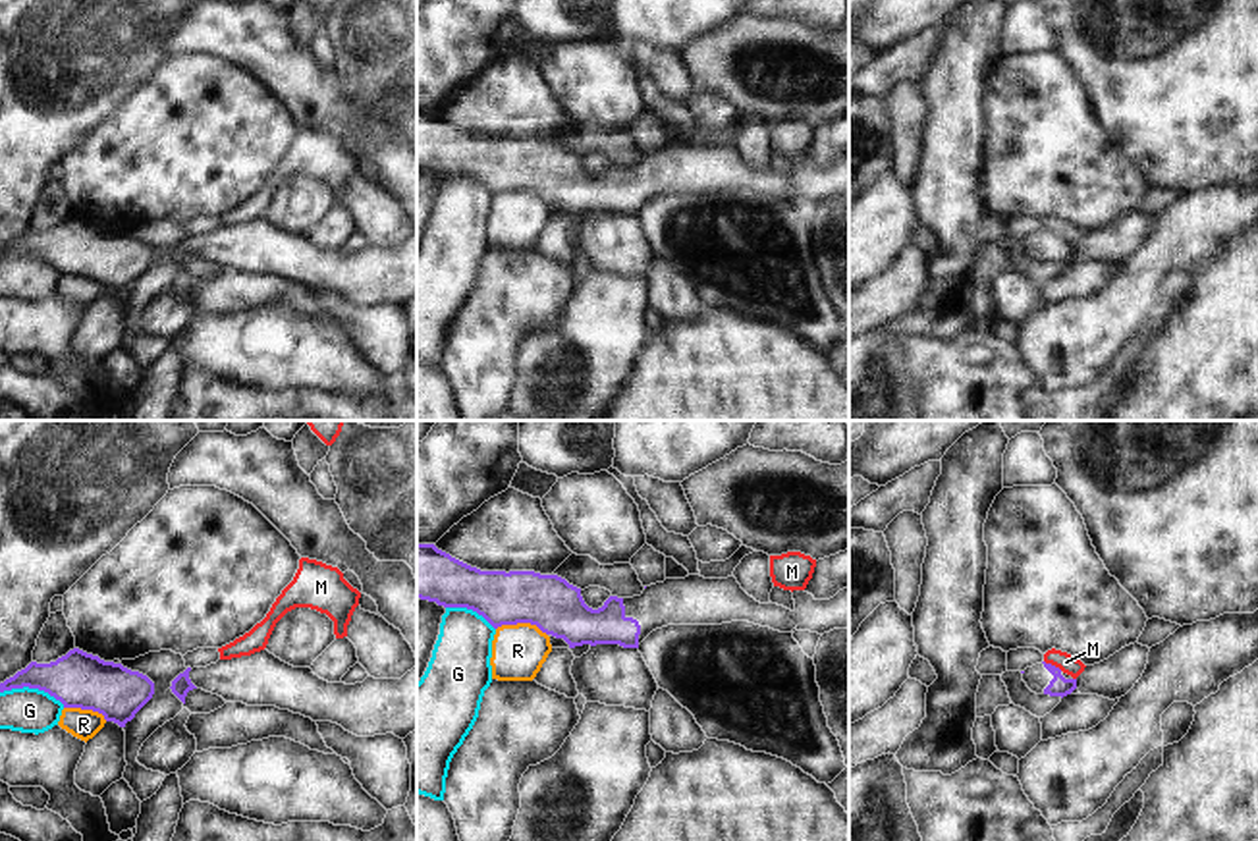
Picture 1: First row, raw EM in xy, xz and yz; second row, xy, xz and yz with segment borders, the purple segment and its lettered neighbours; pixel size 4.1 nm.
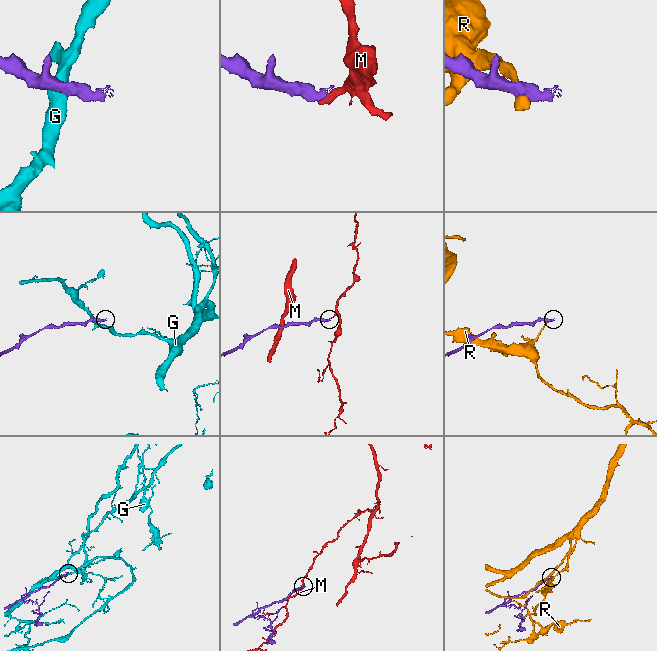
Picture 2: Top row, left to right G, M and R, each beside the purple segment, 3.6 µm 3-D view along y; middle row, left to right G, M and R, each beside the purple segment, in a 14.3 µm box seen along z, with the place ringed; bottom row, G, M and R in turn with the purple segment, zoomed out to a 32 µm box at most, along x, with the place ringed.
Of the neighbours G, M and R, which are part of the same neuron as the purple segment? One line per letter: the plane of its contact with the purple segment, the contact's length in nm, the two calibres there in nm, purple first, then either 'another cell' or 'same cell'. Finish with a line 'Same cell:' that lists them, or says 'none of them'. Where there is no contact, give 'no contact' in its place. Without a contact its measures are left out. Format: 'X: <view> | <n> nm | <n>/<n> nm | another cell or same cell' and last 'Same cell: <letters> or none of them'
G: xy | 280 nm | 240/190 nm | another cell
M: yz | 90 nm | 80/80 nm | another cell
R: xz | 220 nm | 220/220 nm | another cell
Same cell: none of them

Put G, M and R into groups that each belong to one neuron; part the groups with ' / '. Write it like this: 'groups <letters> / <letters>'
groups G / M / R

